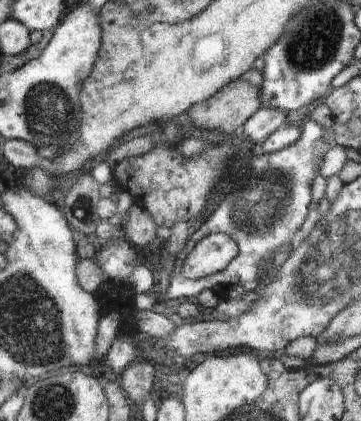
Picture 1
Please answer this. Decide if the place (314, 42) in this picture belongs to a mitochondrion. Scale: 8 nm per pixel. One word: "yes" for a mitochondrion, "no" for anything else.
yes

